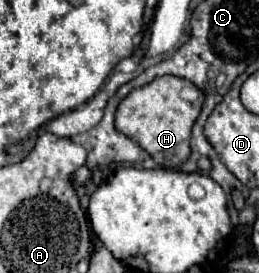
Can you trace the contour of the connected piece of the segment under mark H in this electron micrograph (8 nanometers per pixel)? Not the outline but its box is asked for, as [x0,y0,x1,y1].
[116,76,204,168]

